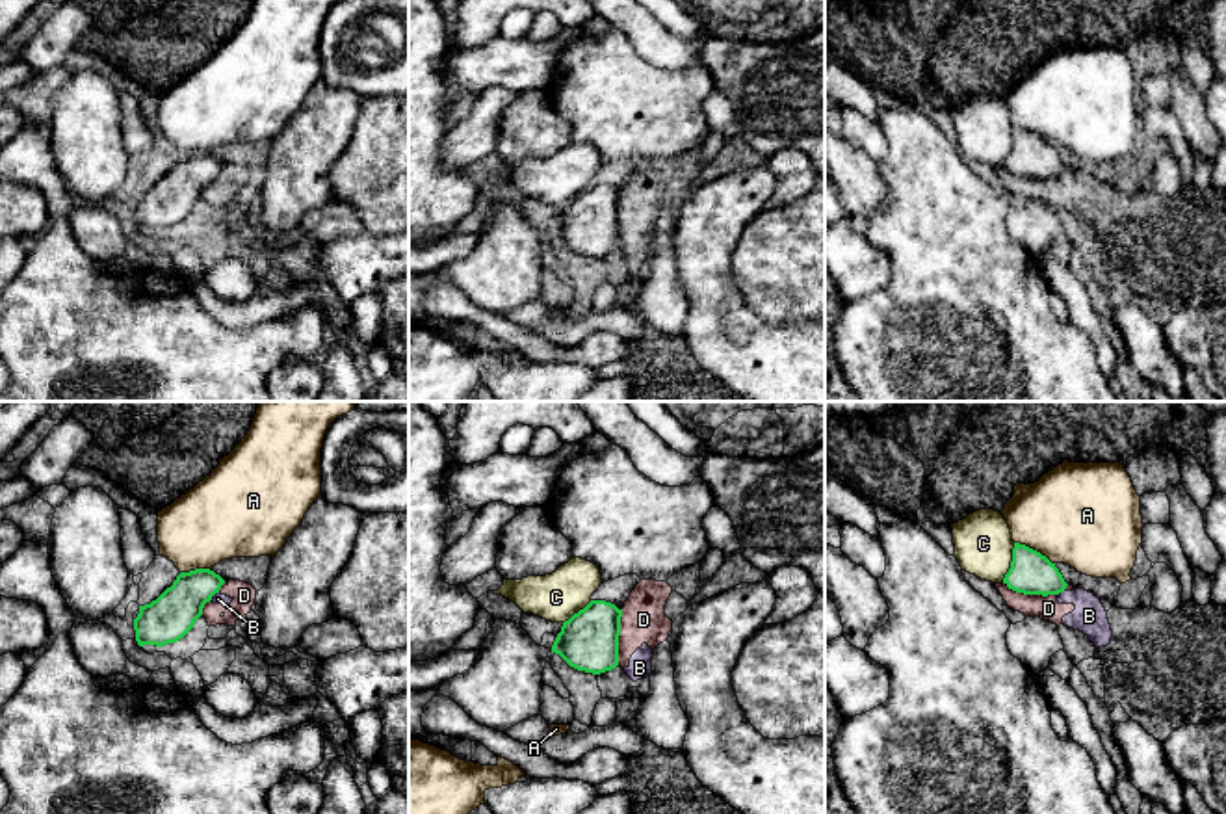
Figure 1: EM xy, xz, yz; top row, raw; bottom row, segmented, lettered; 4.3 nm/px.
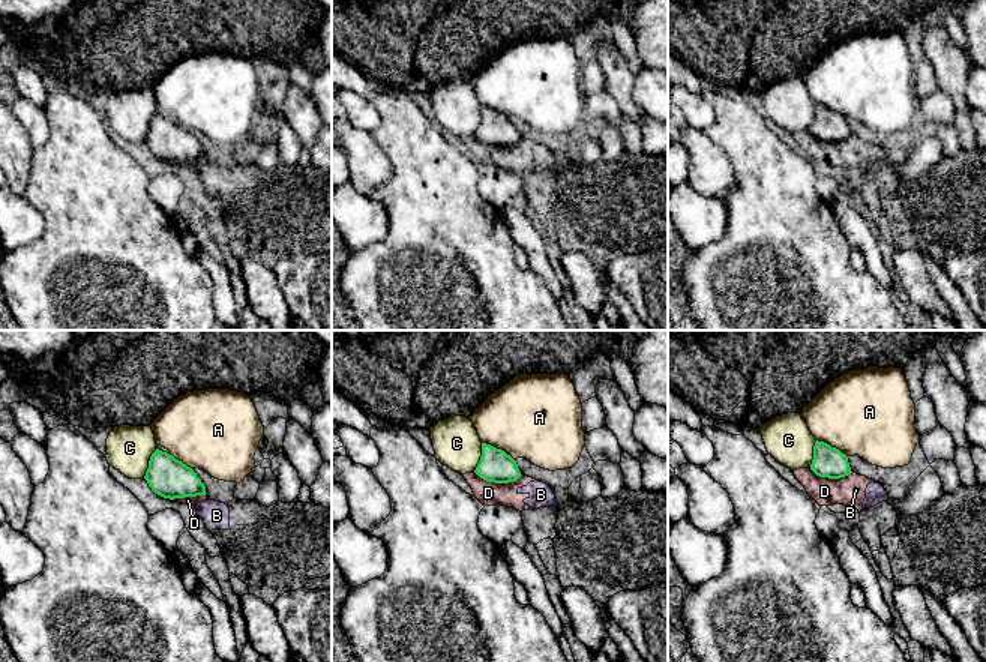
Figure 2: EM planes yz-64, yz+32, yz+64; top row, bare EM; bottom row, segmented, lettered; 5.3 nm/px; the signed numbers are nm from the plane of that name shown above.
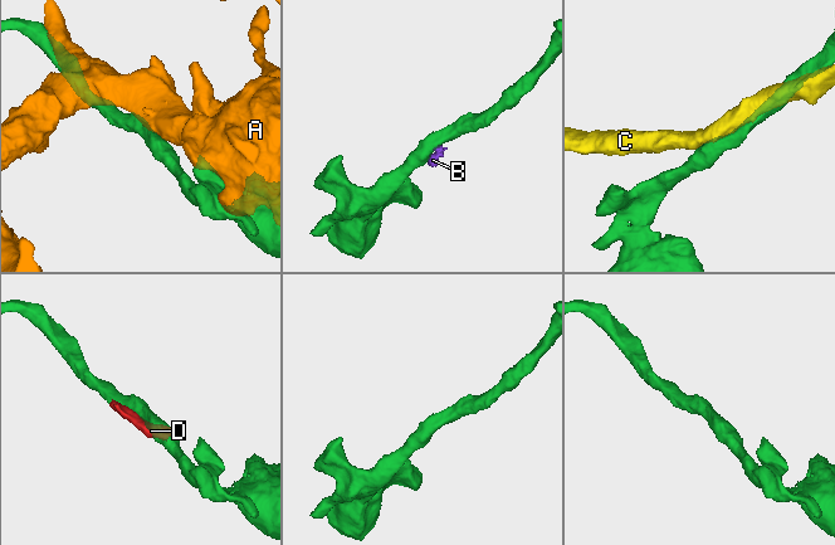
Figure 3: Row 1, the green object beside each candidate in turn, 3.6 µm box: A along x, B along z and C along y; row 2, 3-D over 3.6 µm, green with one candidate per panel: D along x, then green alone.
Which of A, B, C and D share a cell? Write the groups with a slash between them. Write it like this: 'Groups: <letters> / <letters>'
Groups: A / B D / C

